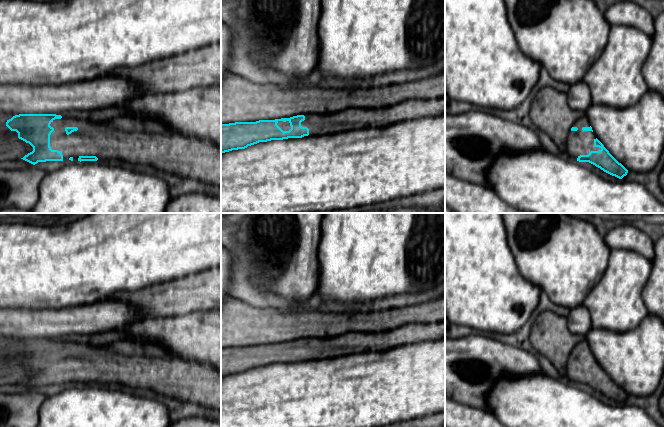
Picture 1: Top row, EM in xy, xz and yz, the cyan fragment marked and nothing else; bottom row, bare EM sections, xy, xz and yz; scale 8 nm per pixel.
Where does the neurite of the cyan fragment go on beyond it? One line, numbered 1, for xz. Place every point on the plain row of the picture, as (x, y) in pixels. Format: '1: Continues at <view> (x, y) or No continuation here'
1: Continues at xz (350, 343)

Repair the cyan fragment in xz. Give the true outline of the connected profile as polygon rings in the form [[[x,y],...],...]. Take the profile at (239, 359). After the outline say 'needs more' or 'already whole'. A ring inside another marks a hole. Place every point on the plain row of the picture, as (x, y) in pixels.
[[[445,321],[406,324],[382,332],[349,332],[330,338],[304,338],[275,344],[221,348],[221,378],[259,366],[337,358],[445,339]]]; needs more

